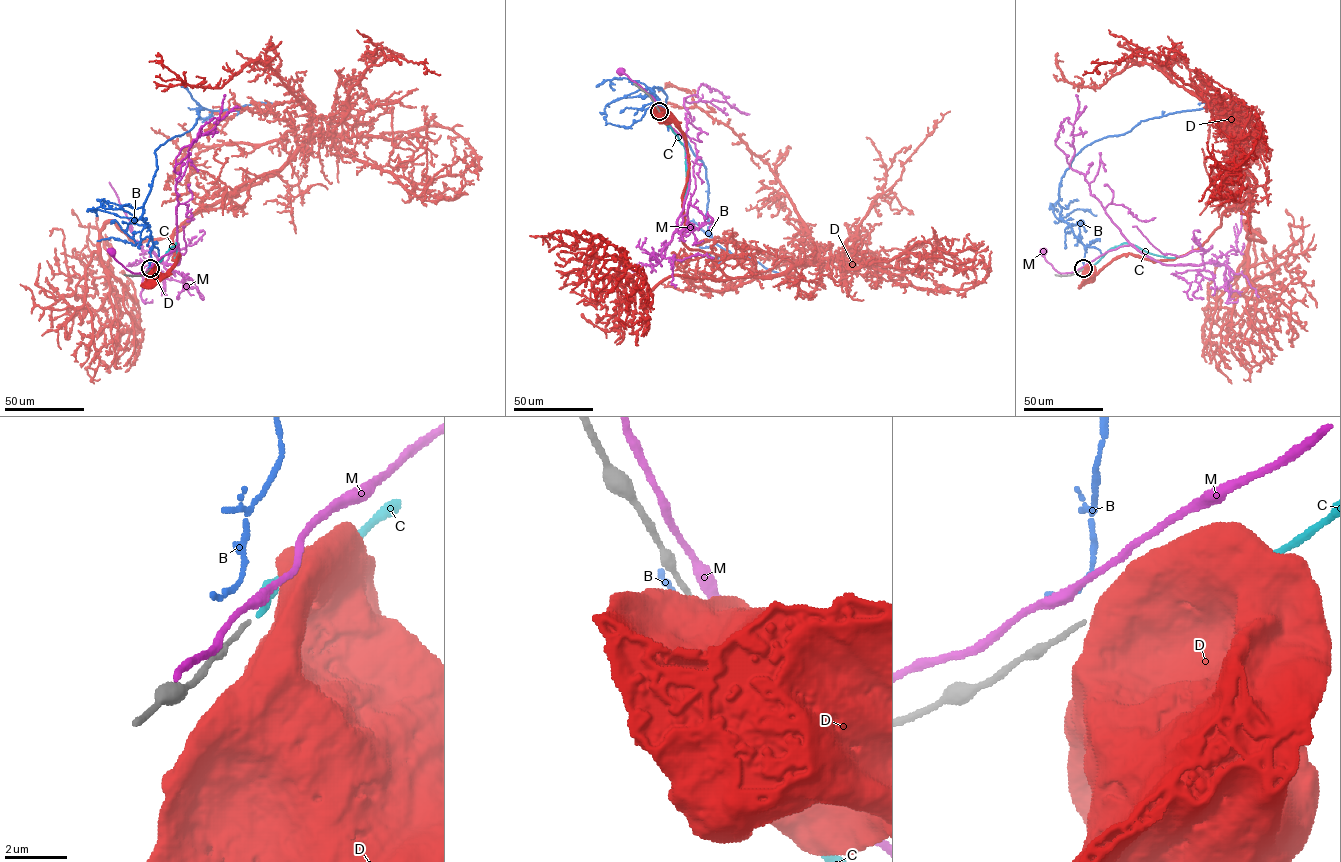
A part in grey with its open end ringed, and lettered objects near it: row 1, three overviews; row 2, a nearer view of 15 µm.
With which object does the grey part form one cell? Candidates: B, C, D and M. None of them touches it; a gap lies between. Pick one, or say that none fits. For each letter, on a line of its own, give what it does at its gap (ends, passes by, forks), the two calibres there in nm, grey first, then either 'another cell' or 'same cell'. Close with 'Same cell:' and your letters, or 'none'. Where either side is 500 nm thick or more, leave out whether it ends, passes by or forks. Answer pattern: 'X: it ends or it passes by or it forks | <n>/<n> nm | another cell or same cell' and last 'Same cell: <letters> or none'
B: it passes by | 150/150 nm | another cell
C: it ends | 150/190 nm | same cell
D: 150/750 nm | another cell
M: it passes by | 150/340 nm | another cell
Same cell: C

